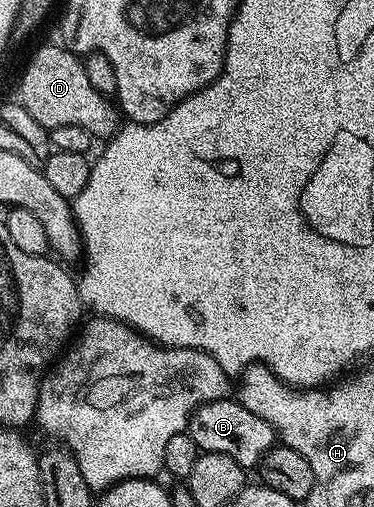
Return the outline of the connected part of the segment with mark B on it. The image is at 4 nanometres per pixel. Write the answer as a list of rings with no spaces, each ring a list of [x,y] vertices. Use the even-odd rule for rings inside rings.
[[[229,396],[217,398],[199,407],[189,418],[187,433],[191,436],[191,440],[195,440],[198,451],[207,454],[219,452],[223,456],[231,456],[235,464],[246,468],[260,467],[265,453],[275,445],[271,424],[255,416],[255,412],[251,412],[241,401]]]

